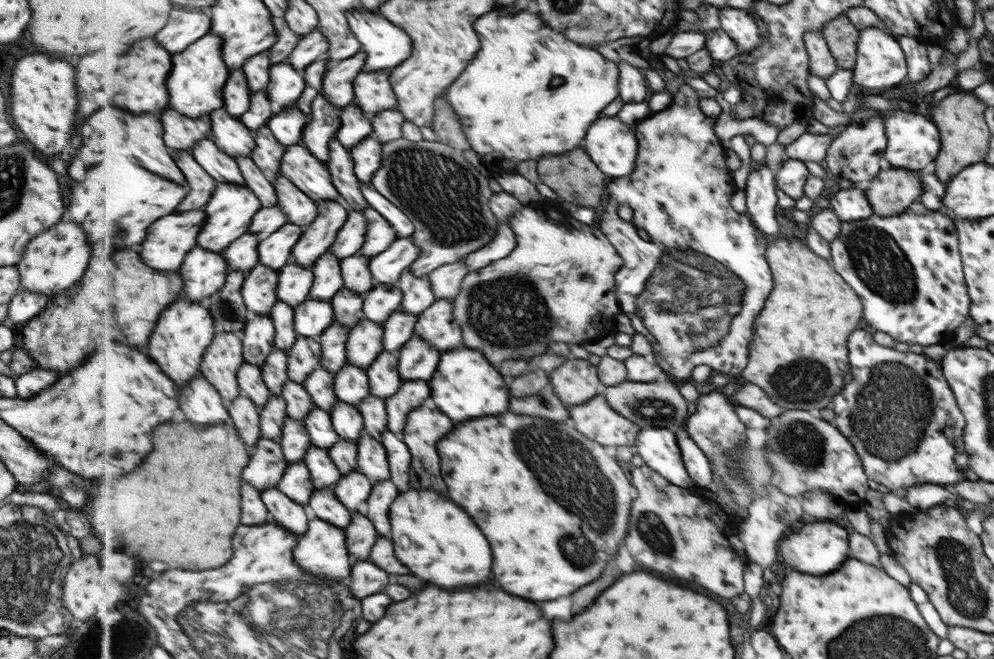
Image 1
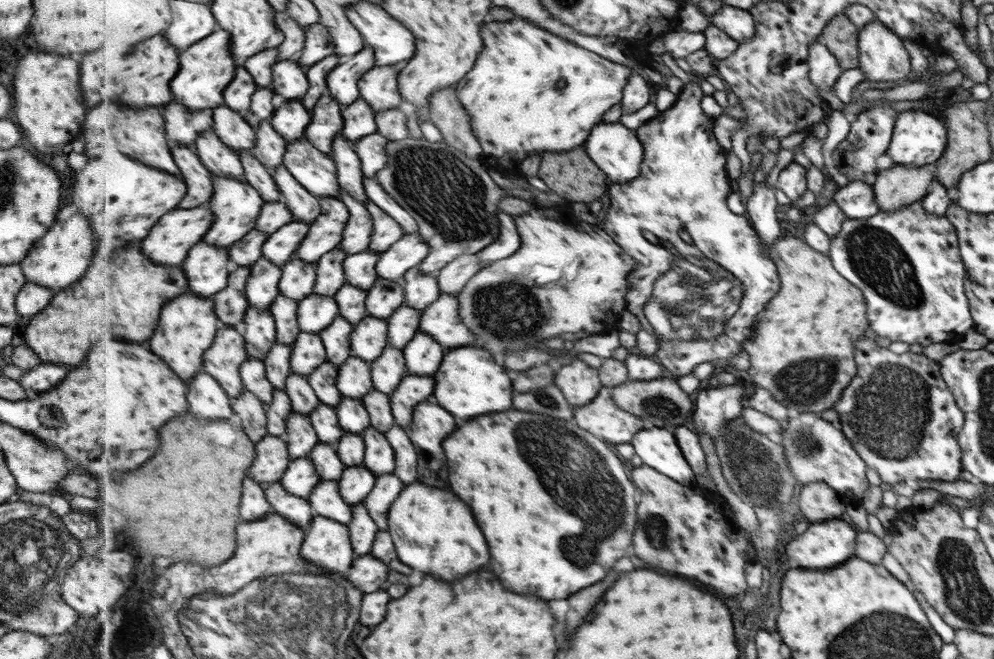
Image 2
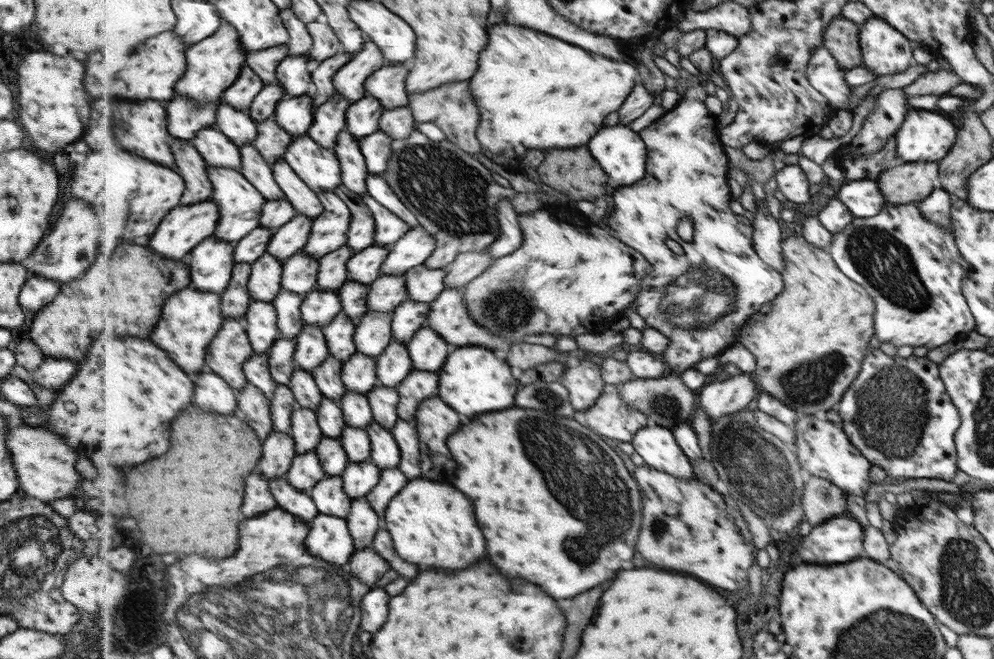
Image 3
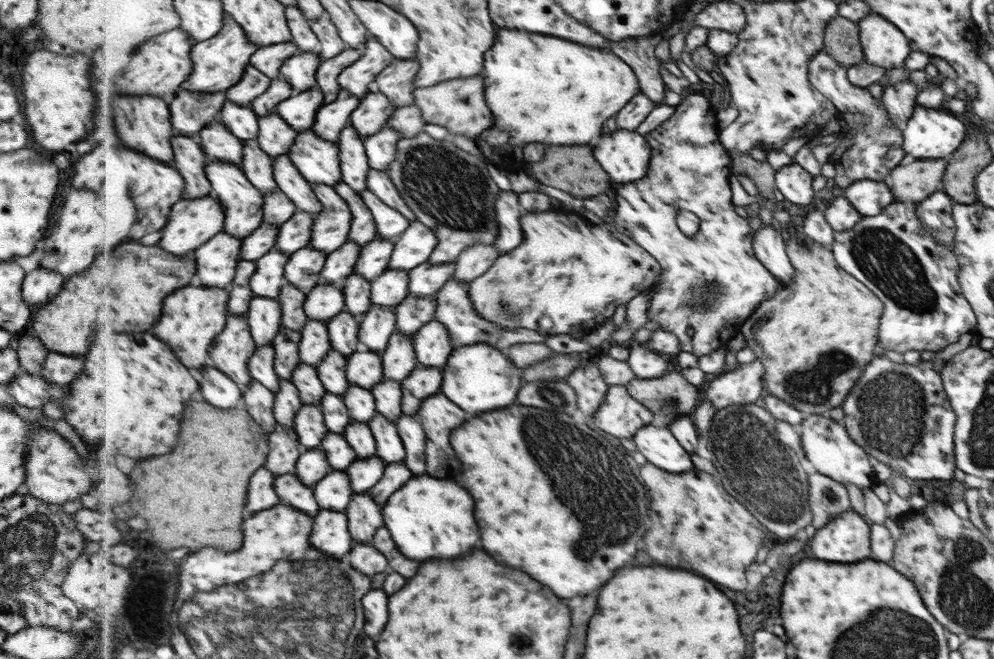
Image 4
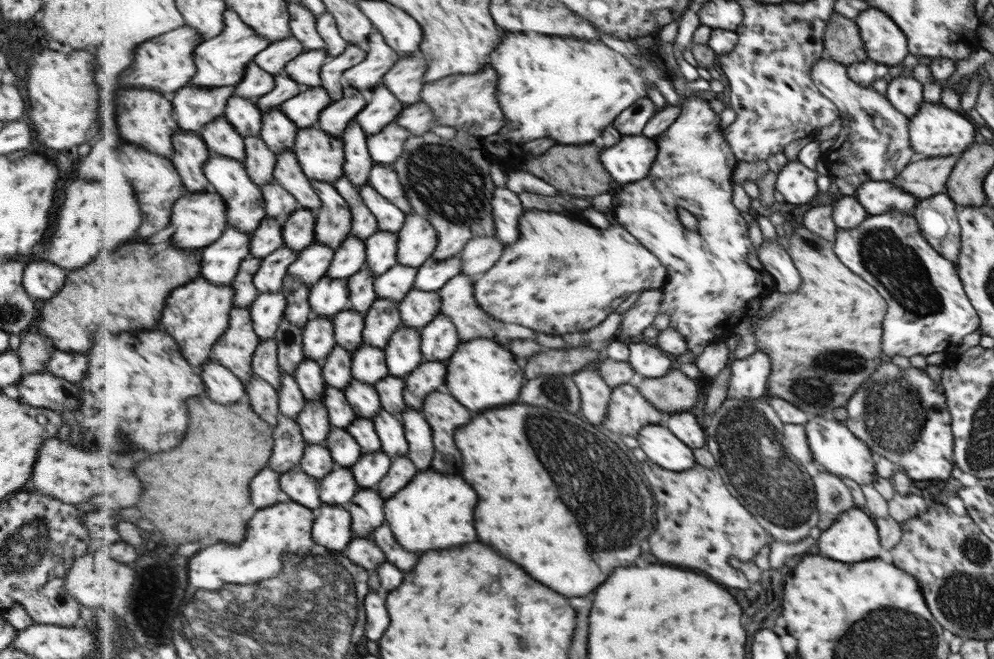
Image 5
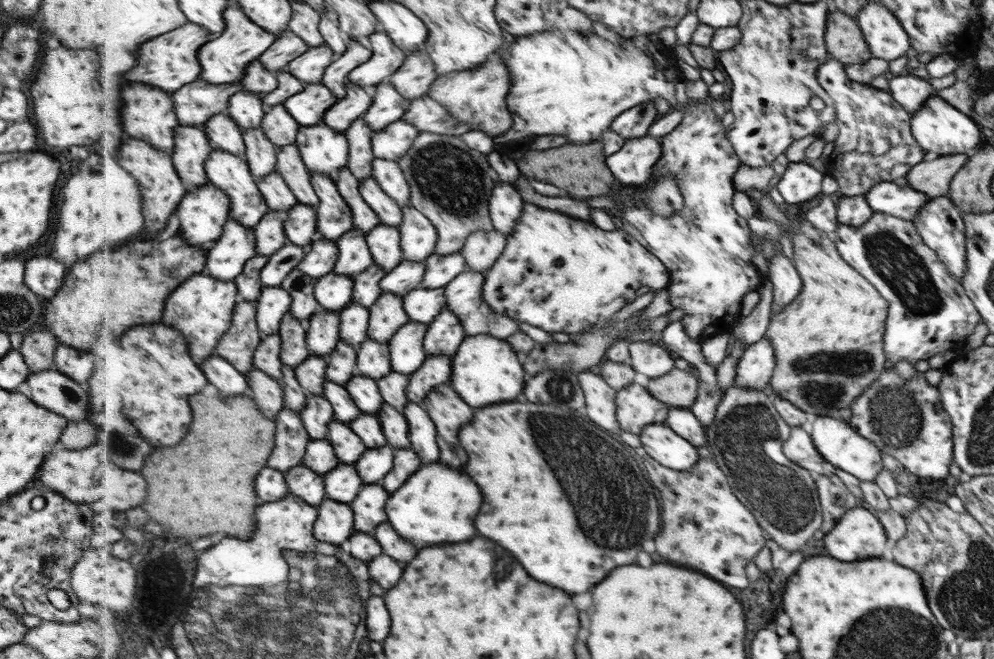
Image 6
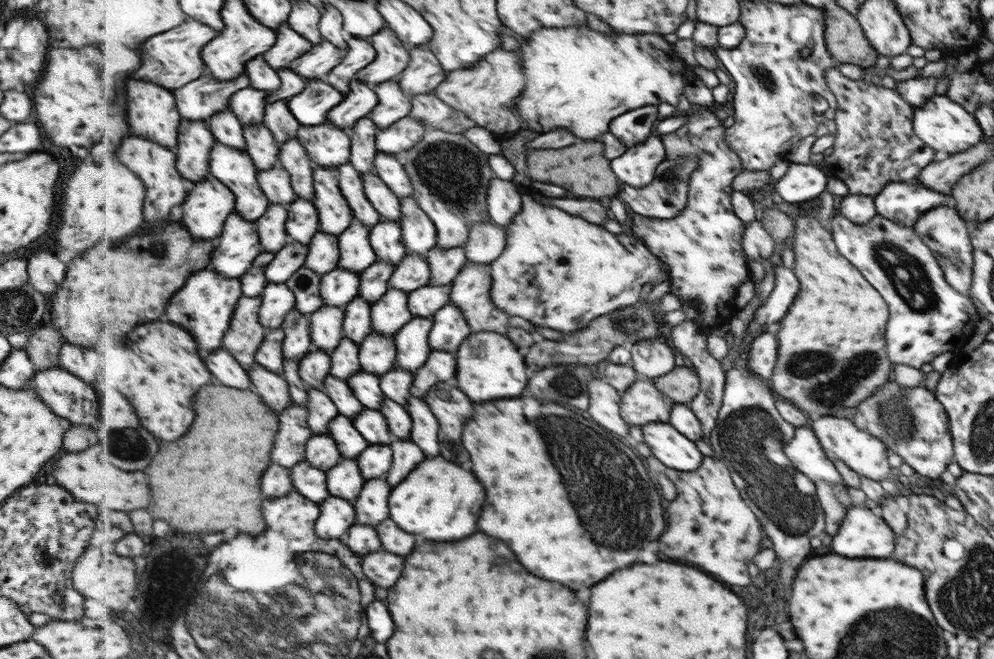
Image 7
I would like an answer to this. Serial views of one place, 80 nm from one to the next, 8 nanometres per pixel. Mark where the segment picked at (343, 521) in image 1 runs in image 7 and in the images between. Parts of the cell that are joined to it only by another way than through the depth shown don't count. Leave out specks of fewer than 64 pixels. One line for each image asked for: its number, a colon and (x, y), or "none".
2: (326, 498)
3: (329, 494)
4: (334, 492)
5: (338, 488)
6: (343, 484)
7: (346, 480)

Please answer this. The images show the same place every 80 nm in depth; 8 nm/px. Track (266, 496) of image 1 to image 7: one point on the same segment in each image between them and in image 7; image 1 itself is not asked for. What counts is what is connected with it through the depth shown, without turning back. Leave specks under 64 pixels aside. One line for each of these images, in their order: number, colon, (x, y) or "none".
2: (299, 511)
3: (289, 497)
4: (291, 490)
5: (297, 485)
6: (303, 482)
7: (313, 482)

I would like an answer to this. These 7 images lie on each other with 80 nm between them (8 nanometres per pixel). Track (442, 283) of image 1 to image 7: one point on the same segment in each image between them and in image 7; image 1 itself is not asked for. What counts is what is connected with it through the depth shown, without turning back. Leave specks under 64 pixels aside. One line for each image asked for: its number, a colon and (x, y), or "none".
2: (455, 276)
3: (468, 266)
4: (474, 262)
5: (482, 253)
6: (483, 249)
7: (488, 240)

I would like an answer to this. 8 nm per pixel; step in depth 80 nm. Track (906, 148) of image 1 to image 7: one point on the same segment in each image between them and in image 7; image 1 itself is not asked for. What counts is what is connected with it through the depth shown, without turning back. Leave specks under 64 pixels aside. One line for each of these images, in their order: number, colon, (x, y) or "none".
2: (917, 139)
3: (926, 136)
4: (929, 133)
5: (935, 131)
6: (939, 129)
7: (947, 128)

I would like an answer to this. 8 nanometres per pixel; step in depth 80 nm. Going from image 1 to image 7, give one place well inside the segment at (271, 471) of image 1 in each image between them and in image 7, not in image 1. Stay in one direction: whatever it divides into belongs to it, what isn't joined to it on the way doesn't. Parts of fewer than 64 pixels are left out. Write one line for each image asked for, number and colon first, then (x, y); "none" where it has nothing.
2: (273, 459)
3: (280, 451)
4: (285, 449)
5: (290, 446)
6: (292, 438)
7: (295, 433)

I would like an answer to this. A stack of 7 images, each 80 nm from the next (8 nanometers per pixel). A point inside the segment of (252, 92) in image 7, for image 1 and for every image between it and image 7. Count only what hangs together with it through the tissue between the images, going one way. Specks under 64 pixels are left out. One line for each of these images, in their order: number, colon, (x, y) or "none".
1: (233, 137)
2: (234, 130)
3: (238, 125)
4: (240, 120)
5: (244, 115)
6: (246, 108)

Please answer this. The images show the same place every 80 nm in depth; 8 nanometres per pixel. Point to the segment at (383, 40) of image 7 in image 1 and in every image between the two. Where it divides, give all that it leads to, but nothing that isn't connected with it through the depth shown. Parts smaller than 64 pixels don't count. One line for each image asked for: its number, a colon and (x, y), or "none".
1: (338, 88)
2: (343, 82)
3: (350, 81)
4: (359, 79)
5: (367, 76)
6: (387, 58)

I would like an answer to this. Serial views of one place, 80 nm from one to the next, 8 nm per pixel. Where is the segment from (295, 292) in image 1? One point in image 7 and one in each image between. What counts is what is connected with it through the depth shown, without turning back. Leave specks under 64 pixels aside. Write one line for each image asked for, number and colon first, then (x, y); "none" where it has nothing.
2: (298, 281)
3: (301, 272)
4: (304, 269)
5: (313, 263)
6: (322, 254)
7: (324, 256)

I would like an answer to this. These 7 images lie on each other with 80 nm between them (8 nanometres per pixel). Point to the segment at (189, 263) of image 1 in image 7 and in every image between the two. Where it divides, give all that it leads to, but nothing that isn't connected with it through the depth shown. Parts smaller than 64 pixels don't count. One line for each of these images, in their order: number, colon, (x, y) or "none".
2: (208, 267)
3: (214, 259)
4: (217, 260)
5: (222, 261)
6: (227, 257)
7: (238, 247)

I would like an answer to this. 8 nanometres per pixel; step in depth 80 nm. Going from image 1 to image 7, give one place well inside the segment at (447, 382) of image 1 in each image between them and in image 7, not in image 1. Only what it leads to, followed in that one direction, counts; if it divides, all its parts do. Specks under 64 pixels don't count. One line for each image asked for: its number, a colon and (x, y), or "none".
2: (469, 382)
3: (474, 380)
4: (478, 377)
5: (482, 373)
6: (486, 370)
7: (491, 366)

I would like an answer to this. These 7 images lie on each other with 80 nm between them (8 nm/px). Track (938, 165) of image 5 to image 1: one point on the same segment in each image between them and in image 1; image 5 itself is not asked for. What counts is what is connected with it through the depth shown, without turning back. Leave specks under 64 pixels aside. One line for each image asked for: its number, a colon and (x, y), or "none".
1: (891, 191)
2: (899, 186)
3: (911, 182)
4: (911, 183)

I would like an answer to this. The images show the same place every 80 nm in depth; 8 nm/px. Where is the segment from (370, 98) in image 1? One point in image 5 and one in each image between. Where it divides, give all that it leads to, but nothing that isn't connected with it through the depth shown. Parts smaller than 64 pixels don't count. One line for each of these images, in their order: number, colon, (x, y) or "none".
2: (380, 87)
3: (388, 84)
4: (398, 81)
5: (406, 80)

